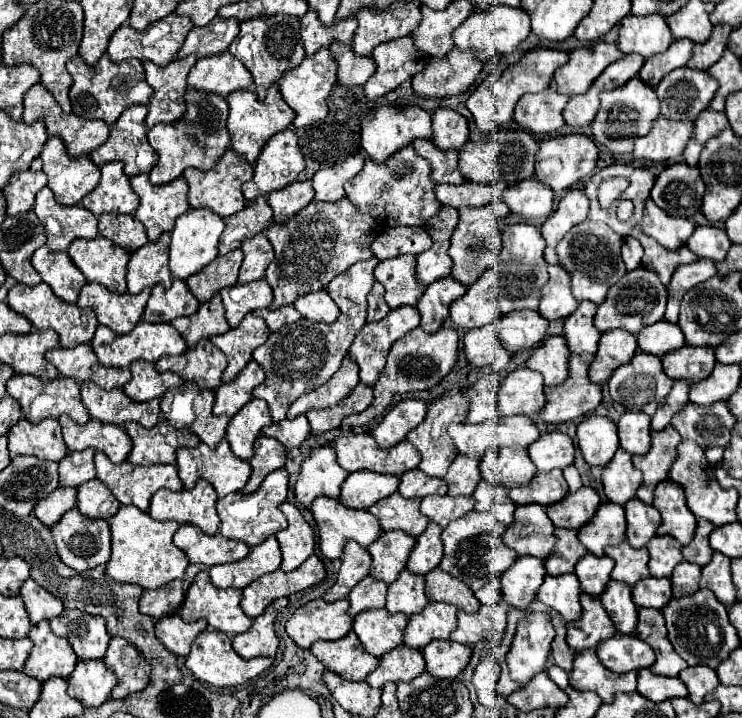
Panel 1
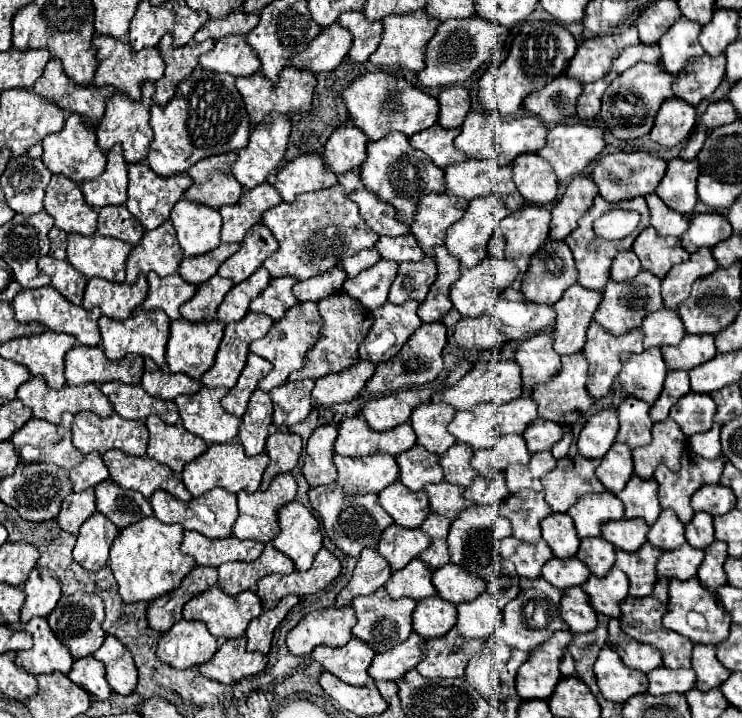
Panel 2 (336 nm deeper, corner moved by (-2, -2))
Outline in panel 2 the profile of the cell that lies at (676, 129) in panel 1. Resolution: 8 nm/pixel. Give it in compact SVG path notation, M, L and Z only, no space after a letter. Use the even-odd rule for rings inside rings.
M668 98L660 106L660 112L656 114L654 128L650 132L650 138L662 146L676 146L686 136L696 124L696 110L692 104L684 104L680 98Z

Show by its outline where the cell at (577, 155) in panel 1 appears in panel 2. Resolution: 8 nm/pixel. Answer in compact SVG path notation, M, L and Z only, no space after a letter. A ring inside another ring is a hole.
M558 124L548 132L548 142L538 154L552 164L558 180L568 180L596 160L604 146L604 132L596 126Z

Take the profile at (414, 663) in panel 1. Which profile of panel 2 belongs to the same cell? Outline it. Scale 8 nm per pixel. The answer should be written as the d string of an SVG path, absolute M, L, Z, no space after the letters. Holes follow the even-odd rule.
M410 634L410 638L384 654L376 654L370 666L370 676L374 680L398 680L408 670L412 670L424 658L424 640L418 634Z

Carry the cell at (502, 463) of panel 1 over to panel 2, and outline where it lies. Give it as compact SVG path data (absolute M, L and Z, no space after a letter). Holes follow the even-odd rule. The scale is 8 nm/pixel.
M508 434L500 436L498 444L492 448L476 450L472 456L472 468L478 472L478 476L489 475L490 470L506 470L508 464L528 464L530 452L524 444L524 438L520 434Z

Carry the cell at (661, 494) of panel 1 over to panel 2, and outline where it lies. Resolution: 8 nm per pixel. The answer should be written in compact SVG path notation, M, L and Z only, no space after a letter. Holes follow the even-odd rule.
M686 448L686 450L682 452L682 456L680 456L680 470L678 470L678 472L672 472L668 466L660 464L660 466L656 468L656 472L654 472L654 478L656 478L658 484L660 484L658 496L660 496L662 508L672 508L672 510L676 512L676 516L680 518L680 522L682 522L682 524L688 524L688 520L692 520L692 516L694 516L694 510L692 510L692 506L690 506L692 494L694 494L700 486L704 486L704 484L716 484L716 482L720 480L720 474L722 474L722 470L724 470L724 464L726 464L726 458L724 458L724 456L720 456L720 458L716 458L716 460L706 460L706 458L698 456L698 454L694 454L690 448Z

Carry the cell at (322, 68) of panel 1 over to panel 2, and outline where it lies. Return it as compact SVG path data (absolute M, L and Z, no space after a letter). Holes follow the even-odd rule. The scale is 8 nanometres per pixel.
M338 22L322 30L306 50L292 58L292 64L310 72L332 72L348 54L352 34Z

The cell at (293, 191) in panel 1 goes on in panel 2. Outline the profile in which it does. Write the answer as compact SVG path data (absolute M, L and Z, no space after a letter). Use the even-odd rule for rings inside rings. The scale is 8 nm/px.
M300 154L278 170L274 186L282 194L284 202L292 202L298 194L330 188L336 184L336 174L324 168L322 154Z

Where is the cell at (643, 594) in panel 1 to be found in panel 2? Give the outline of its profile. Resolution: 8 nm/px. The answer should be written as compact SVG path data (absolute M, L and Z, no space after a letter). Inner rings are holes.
M644 544L640 552L620 552L616 548L616 568L620 568L630 580L630 596L644 598L654 590L656 584L656 562L660 558L660 548Z

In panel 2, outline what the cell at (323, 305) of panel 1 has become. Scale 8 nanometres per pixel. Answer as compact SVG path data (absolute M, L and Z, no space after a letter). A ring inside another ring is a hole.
M336 266L320 276L314 276L314 278L308 278L308 280L302 280L302 282L296 282L294 286L294 296L304 302L304 300L322 300L334 292L338 292L342 288L346 280L346 272L344 268Z

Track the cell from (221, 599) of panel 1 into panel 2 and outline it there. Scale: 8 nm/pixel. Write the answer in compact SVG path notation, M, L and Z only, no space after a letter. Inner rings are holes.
M218 586L206 590L204 594L192 598L186 606L184 606L184 620L200 620L206 624L208 632L216 638L242 638L250 620L254 620L256 616L262 614L262 602L258 598L256 592L240 592L236 596L228 596L224 594Z

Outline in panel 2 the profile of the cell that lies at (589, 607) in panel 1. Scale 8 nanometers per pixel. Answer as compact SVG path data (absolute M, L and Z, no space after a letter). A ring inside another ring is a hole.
M568 588L568 592L562 592L560 612L572 632L590 632L596 628L596 612L582 588Z

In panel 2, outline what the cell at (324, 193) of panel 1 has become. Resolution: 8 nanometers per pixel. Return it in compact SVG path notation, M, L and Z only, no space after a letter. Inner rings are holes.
M352 122L338 126L326 142L324 158L334 174L358 168L366 158L368 138Z

